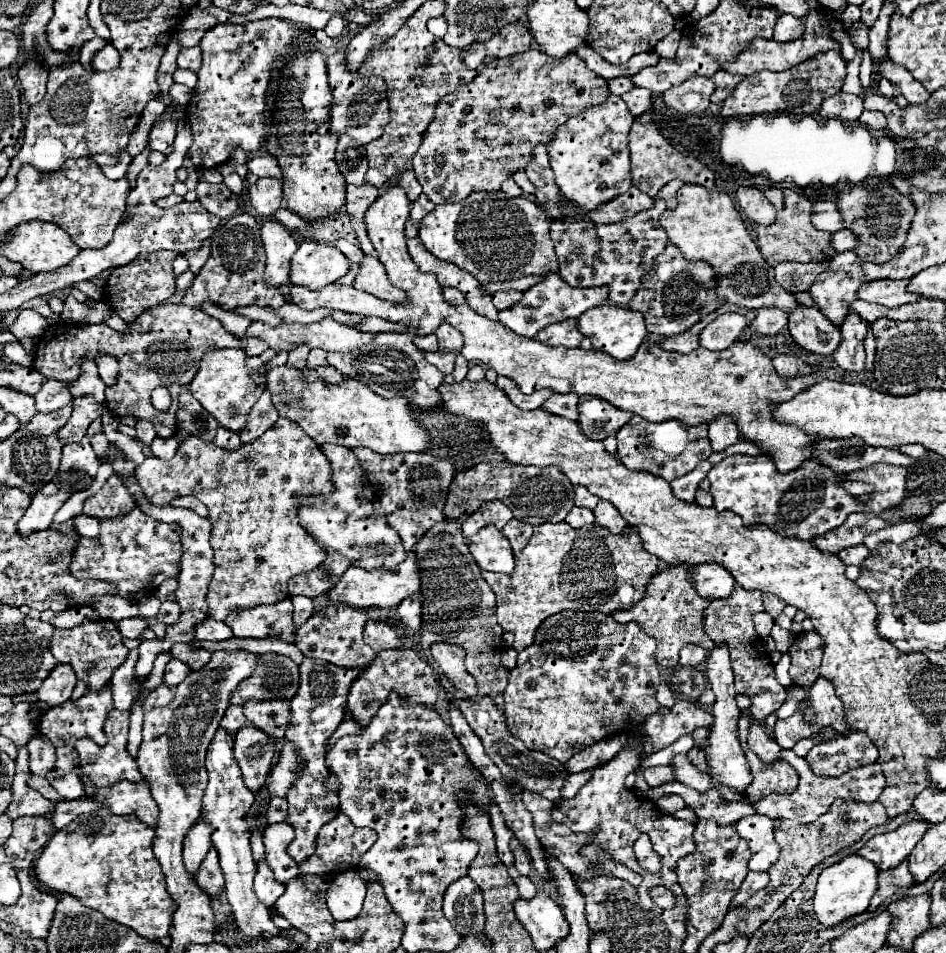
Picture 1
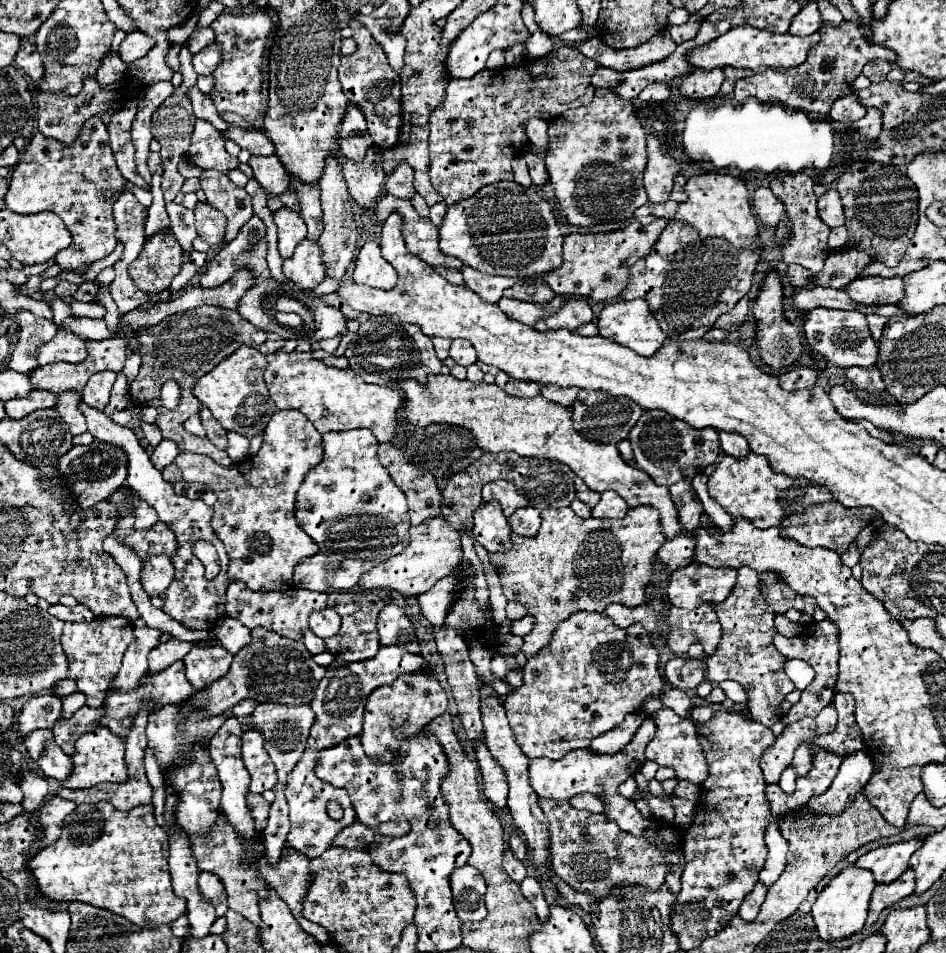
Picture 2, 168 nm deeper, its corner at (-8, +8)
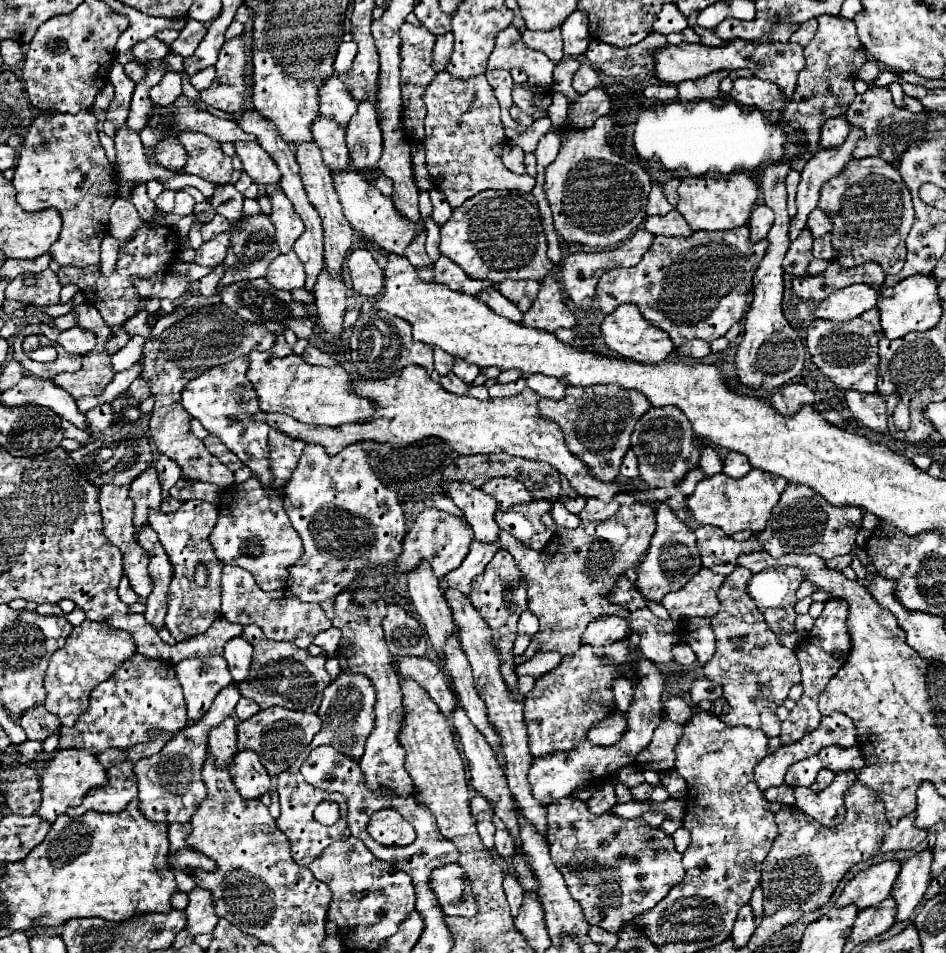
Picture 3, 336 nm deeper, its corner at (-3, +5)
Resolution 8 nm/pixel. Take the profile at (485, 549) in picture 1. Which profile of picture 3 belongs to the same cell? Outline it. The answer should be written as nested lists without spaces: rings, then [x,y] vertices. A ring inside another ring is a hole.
[[[442,482],[442,490],[450,496],[450,500],[462,510],[466,522],[474,530],[476,540],[492,542],[500,528],[494,522],[494,512],[498,508],[496,500],[482,492],[480,488],[474,488],[470,482]]]

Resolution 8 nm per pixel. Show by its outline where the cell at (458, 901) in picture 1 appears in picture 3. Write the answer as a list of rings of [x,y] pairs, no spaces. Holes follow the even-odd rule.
[[[446,864],[428,878],[430,890],[436,894],[438,906],[446,916],[476,916],[476,898],[468,888],[468,878],[458,864]]]

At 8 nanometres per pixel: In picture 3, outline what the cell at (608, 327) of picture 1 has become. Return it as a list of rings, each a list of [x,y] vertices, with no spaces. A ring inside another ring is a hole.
[[[620,306],[616,312],[612,312],[612,316],[606,316],[602,322],[602,338],[606,342],[606,346],[616,352],[622,358],[634,360],[634,362],[642,362],[642,364],[656,364],[668,358],[668,354],[674,350],[674,344],[670,340],[670,336],[648,324],[648,320],[644,320],[644,316],[640,314],[640,310],[636,306]]]

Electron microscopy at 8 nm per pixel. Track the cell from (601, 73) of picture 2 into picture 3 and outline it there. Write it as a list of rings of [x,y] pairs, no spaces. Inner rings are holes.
[[[582,62],[582,64],[580,64],[580,68],[578,68],[578,70],[576,70],[576,74],[574,74],[572,88],[574,88],[578,94],[586,94],[588,90],[596,88],[598,84],[600,84],[600,78],[598,78],[598,74],[594,72],[594,68]]]

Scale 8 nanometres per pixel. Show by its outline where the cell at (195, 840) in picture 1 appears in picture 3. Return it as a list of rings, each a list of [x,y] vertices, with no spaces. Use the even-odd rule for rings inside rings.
[[[228,684],[222,688],[212,702],[212,708],[208,710],[208,716],[204,716],[204,724],[194,724],[184,728],[184,732],[178,732],[158,754],[150,758],[142,758],[134,764],[134,774],[138,782],[138,802],[140,802],[140,812],[154,822],[190,822],[196,804],[204,800],[206,788],[204,782],[200,780],[200,772],[208,754],[208,732],[218,726],[226,716],[234,714],[234,706],[240,700],[240,688],[238,684]]]

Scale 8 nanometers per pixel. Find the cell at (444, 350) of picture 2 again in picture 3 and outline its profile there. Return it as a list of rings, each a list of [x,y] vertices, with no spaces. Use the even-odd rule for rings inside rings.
[[[434,350],[434,368],[440,372],[440,376],[446,376],[452,372],[454,356],[448,356],[444,350]]]

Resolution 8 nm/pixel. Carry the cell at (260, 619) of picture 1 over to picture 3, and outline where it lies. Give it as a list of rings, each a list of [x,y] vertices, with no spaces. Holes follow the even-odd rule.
[[[228,564],[222,568],[222,616],[244,626],[256,624],[270,640],[288,640],[298,648],[308,648],[318,632],[324,632],[332,626],[320,604],[300,602],[290,590],[262,592],[262,588],[244,568]]]

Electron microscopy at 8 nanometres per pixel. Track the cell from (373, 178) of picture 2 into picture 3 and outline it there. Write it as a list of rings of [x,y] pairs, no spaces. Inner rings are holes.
[[[370,100],[358,102],[358,112],[346,130],[346,142],[352,166],[360,172],[374,172],[382,154],[382,132],[376,108]]]

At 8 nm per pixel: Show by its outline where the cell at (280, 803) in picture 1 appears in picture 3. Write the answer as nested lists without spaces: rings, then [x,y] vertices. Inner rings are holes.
[[[276,706],[276,708],[260,710],[250,720],[240,722],[238,728],[236,728],[238,752],[242,752],[242,750],[254,750],[260,756],[260,762],[266,766],[266,770],[268,770],[268,774],[272,778],[272,786],[270,786],[270,796],[272,796],[270,816],[274,820],[280,816],[280,804],[278,804],[278,792],[276,792],[276,778],[278,778],[280,772],[284,772],[288,766],[292,766],[296,762],[296,758],[312,742],[314,734],[320,730],[320,726],[322,726],[322,720],[318,718],[318,714],[292,712],[292,710]]]

